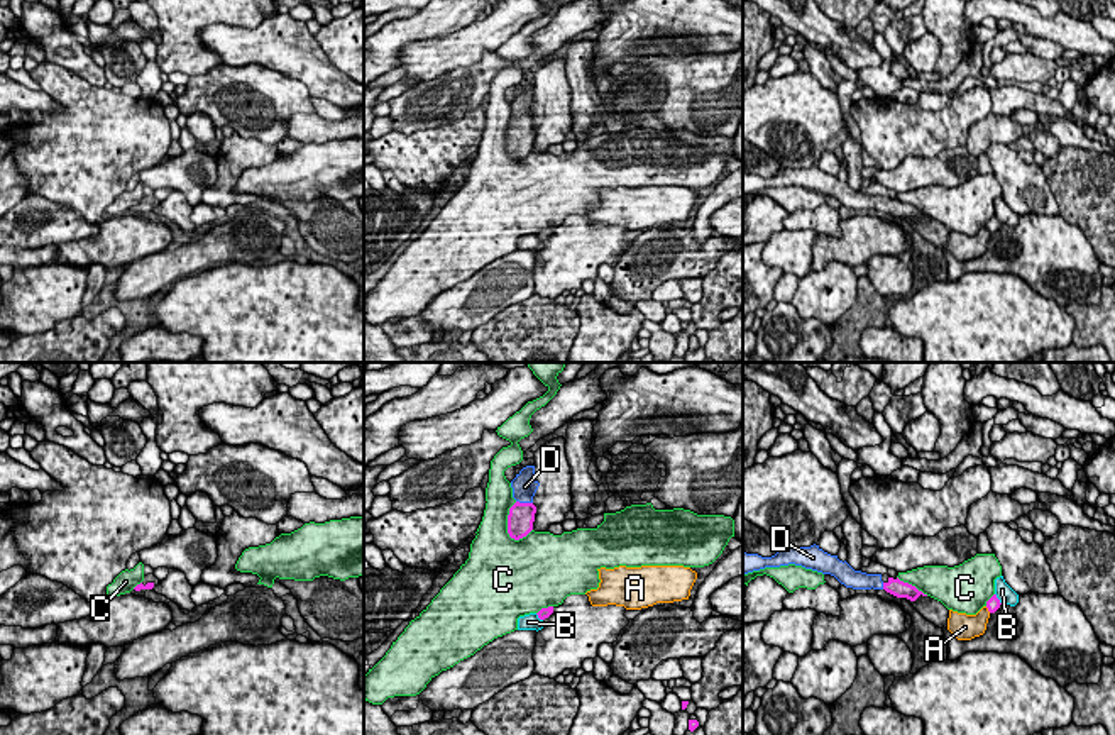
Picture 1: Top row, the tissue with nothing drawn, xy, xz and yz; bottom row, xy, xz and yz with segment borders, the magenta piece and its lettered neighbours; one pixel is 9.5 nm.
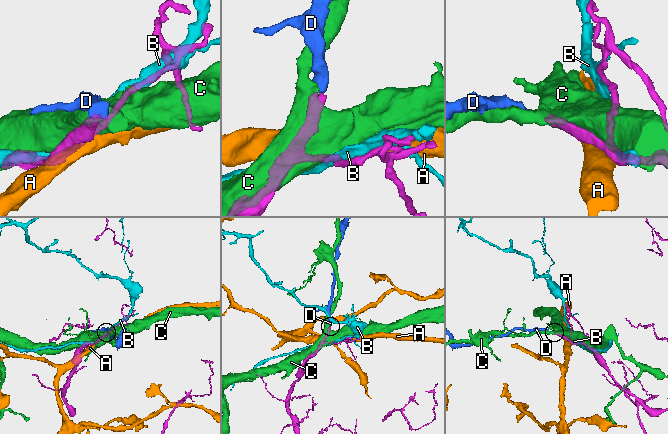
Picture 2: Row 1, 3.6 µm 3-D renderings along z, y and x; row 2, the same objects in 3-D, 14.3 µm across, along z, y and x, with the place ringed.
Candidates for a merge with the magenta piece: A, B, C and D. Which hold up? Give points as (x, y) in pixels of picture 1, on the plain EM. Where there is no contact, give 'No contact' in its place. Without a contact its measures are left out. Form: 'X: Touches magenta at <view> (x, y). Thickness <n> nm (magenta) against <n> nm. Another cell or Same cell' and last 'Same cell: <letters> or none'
A: Touches magenta at yz (988, 231). Thickness 130 nm (magenta) against 240 nm. Another cell
B: Touches magenta at yz (997, 219). Thickness 130 nm (magenta) against 160 nm. Another cell
C: Touches magenta at xz (508, 143). Thickness 260 nm (magenta) against 340 nm. Another cell
D: Touches magenta at xz (525, 124). Thickness 260 nm (magenta) against 240 nm. Same cell
Same cell: D

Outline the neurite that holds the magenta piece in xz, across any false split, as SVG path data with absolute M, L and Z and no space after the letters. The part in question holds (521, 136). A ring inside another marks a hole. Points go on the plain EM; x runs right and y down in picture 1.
M535 86L523 88L511 102L513 119L516 124L509 129L508 154L519 161L533 151L536 127L533 117L540 103L535 100Z

